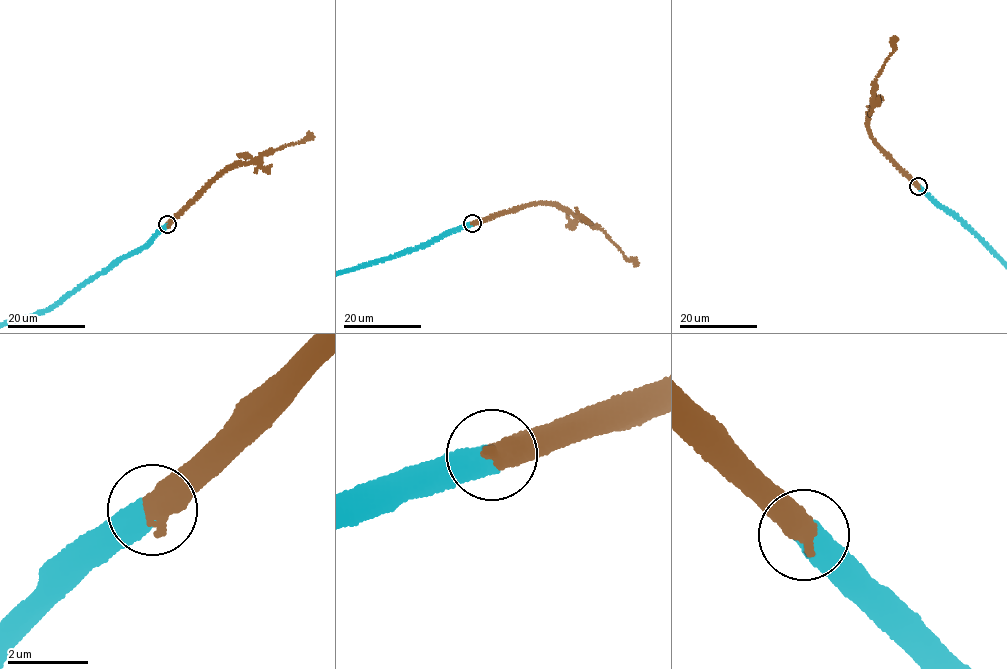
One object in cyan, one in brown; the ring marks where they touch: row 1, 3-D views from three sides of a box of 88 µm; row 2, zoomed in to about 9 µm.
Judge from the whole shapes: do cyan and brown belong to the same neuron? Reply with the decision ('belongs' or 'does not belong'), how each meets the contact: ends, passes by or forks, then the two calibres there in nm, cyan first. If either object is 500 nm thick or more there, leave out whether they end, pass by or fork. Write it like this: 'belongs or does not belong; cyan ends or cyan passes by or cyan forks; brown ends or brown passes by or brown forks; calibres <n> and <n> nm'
belongs; calibres 600 and 650 nm

